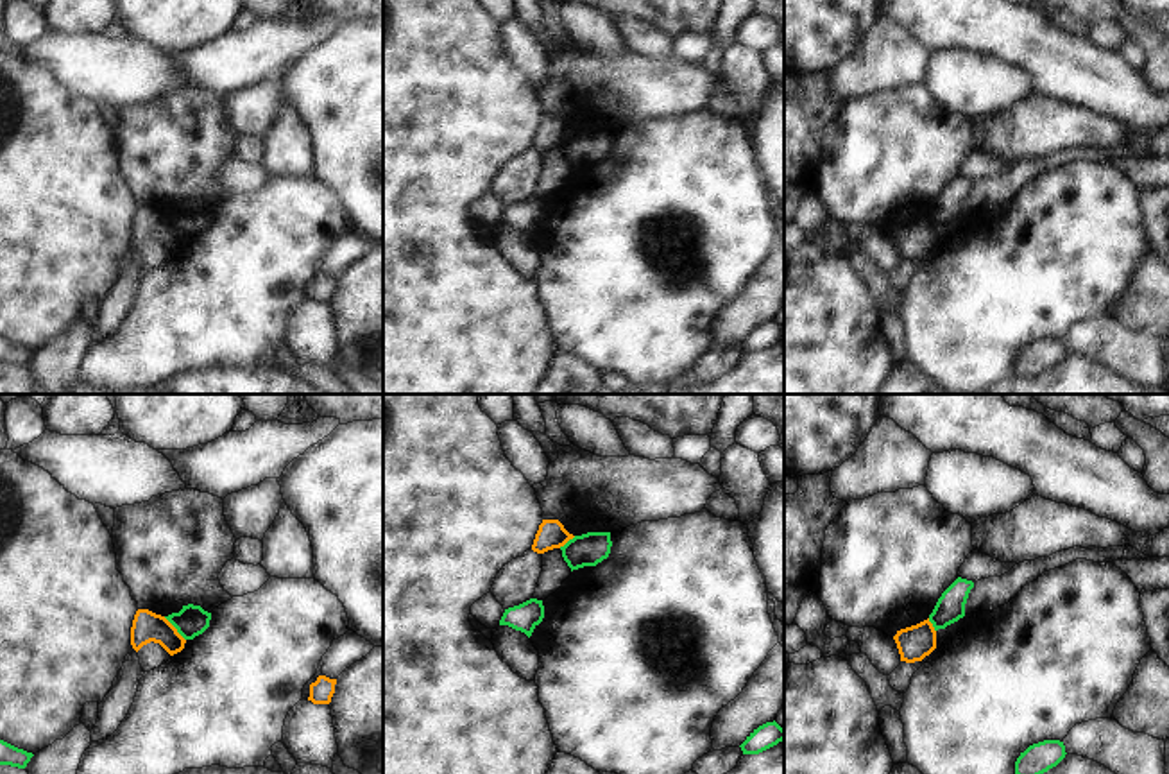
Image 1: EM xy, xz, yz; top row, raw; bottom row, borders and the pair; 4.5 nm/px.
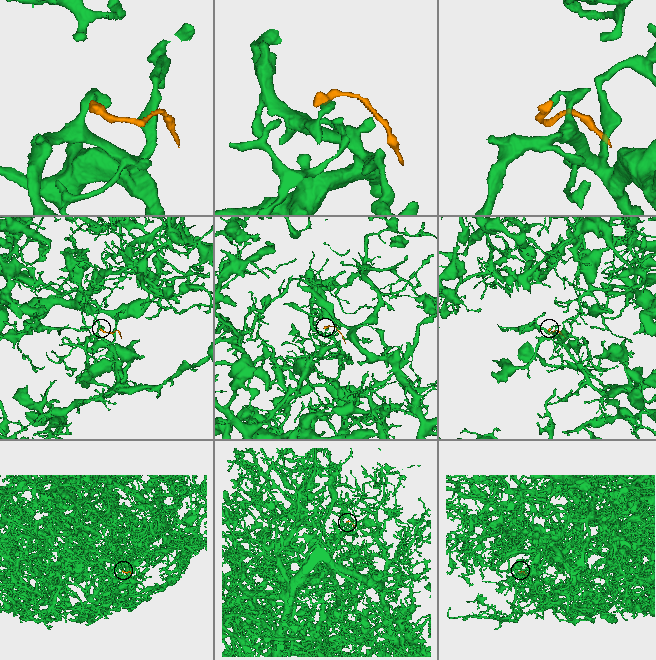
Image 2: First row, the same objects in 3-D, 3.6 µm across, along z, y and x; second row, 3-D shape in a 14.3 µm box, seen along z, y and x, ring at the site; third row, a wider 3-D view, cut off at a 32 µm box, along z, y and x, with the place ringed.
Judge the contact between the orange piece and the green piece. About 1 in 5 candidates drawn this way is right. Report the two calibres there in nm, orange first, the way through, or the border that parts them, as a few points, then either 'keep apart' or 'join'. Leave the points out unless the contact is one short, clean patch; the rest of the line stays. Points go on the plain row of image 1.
calibres 140 and 140 nm; border xy (163, 215), (185, 239); keep apart

